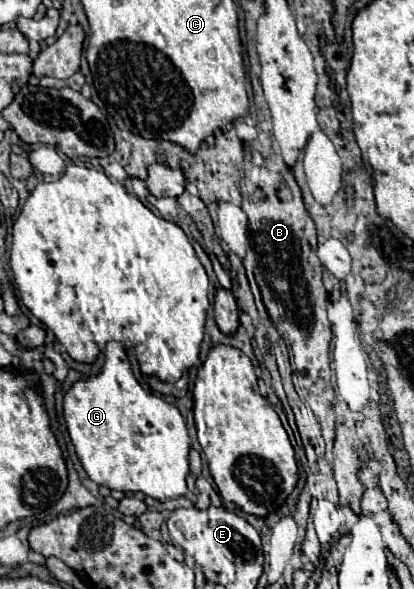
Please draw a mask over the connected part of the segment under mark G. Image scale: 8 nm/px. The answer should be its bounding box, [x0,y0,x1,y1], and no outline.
[63,341,191,501]

